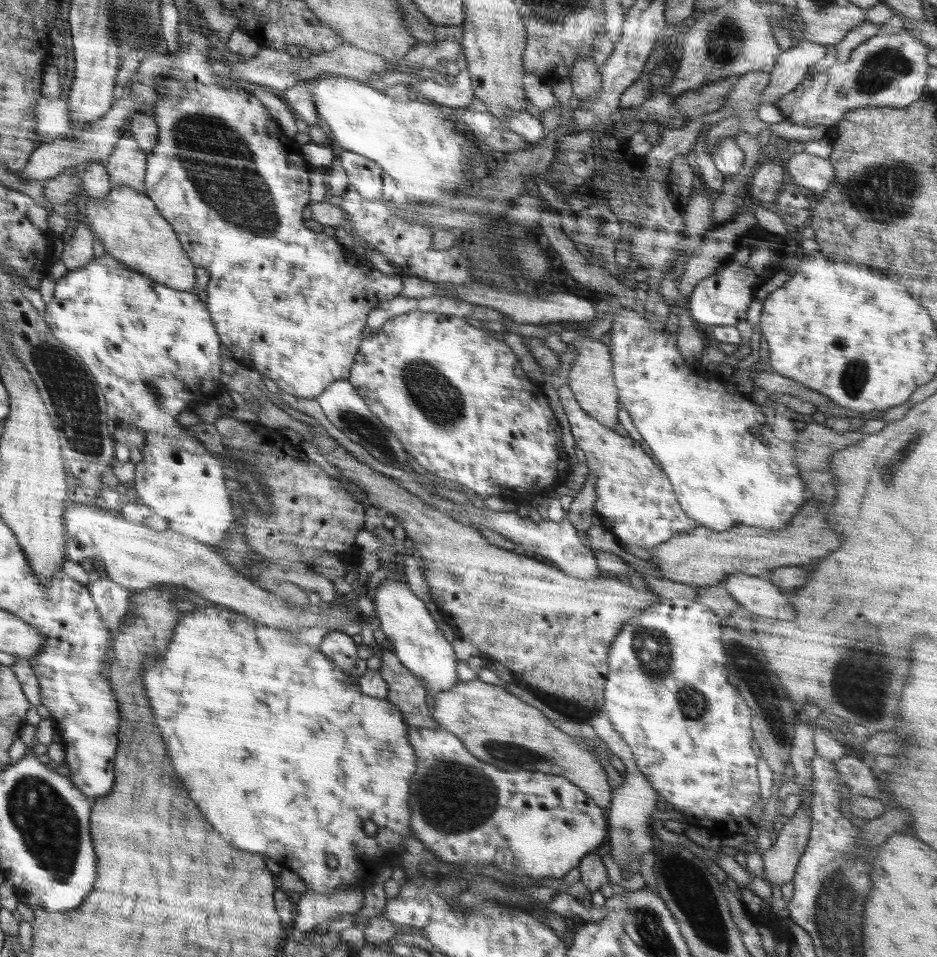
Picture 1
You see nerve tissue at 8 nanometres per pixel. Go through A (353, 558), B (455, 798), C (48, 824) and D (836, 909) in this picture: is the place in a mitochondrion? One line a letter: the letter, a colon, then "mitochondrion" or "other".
A: other
B: mitochondrion
C: mitochondrion
D: mitochondrion

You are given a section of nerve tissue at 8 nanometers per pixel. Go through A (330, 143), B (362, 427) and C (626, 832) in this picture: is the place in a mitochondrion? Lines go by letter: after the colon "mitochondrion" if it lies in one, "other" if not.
A: other
B: mitochondrion
C: mitochondrion

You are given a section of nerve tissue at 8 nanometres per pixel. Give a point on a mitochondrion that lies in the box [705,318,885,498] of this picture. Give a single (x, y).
(854, 377)

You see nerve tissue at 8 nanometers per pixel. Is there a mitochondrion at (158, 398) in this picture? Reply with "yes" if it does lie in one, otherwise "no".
yes

